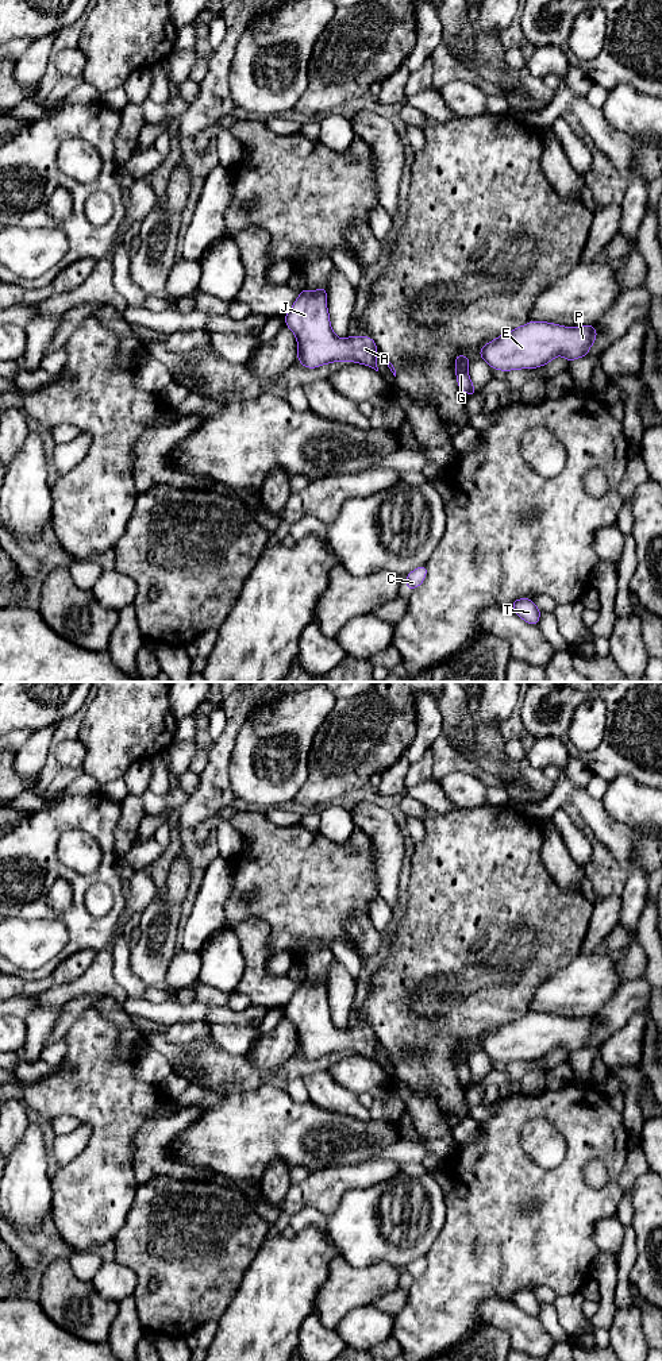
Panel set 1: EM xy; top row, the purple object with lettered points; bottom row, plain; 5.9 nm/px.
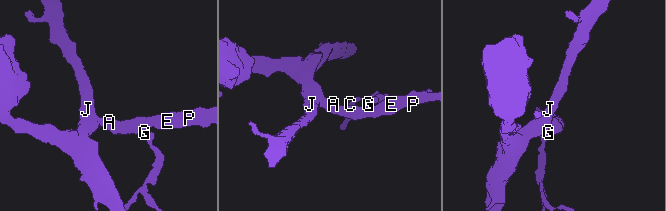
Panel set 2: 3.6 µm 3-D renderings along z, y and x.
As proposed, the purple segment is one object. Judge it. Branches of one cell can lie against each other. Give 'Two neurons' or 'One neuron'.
One neuron

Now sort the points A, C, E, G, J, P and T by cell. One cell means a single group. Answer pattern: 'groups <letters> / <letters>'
groups A C E G J P T

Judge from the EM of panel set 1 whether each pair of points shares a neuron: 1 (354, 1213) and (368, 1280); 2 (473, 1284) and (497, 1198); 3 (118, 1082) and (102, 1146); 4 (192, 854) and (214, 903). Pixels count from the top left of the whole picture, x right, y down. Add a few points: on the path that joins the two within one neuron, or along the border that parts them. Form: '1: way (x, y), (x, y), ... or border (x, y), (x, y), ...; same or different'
1: border (339, 1255), (354, 1267), (388, 1263), (396, 1269); different
2: way (482, 1263), (491, 1246), (495, 1219); same
3: way (114, 1098), (112, 1130); same
4: border (219, 855), (208, 866), (192, 909); different

